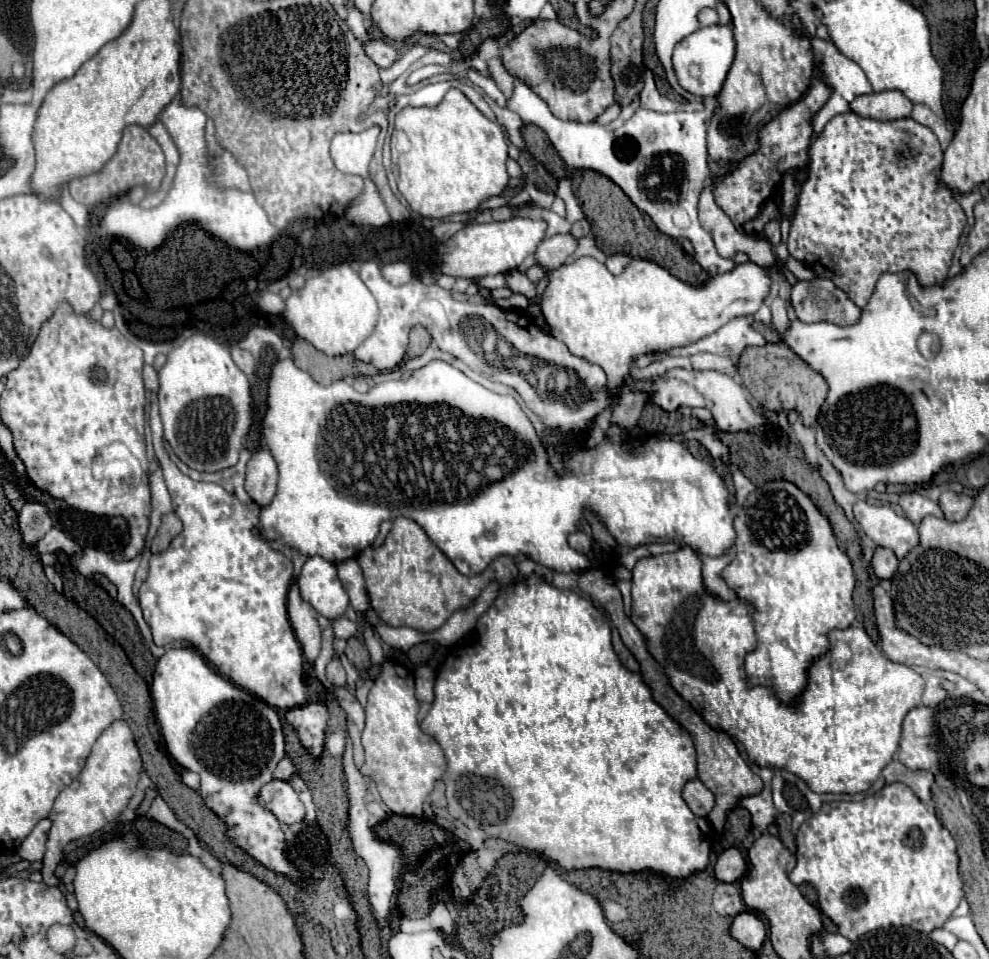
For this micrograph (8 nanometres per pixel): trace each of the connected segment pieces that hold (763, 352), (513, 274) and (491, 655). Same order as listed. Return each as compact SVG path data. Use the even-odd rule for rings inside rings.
M783 341L781 343L767 343L763 347L747 347L739 357L739 375L743 385L751 393L751 397L765 409L765 411L797 411L803 415L803 423L815 425L821 405L827 399L829 385L813 371L793 349L789 349Z
M513 269L505 275L507 279L507 287L513 291L513 293L523 293L529 297L529 301L535 299L535 285L527 279L527 275L519 269Z
M531 575L527 581L519 581L503 587L497 601L477 621L477 643L447 657L439 669L435 681L435 701L431 711L421 723L421 731L433 735L445 751L447 771L443 781L447 785L447 809L453 819L459 819L469 829L483 829L487 835L511 841L523 849L537 851L551 861L557 861L563 869L599 867L619 873L629 871L655 871L667 879L689 877L695 871L705 869L709 861L709 825L691 813L681 797L681 789L687 779L697 777L697 761L693 741L653 699L651 691L637 673L629 673L617 659L611 645L611 627L601 609L575 591L561 591L547 583L543 577Z

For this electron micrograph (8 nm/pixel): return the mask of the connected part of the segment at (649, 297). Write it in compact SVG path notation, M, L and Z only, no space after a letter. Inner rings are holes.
M581 257L573 263L549 271L549 285L543 293L543 317L551 327L551 335L563 341L573 355L583 357L593 365L599 365L607 376L609 391L617 393L623 377L629 373L637 357L695 343L715 333L719 327L735 317L757 313L769 295L769 287L771 277L767 273L767 267L761 267L753 261L735 265L735 269L713 277L705 285L693 287L679 281L667 269L647 259L631 259L621 275L613 275L597 259Z

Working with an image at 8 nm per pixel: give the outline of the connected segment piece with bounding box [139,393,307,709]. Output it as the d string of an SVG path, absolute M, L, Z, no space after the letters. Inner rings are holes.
M151 393L149 423L175 513L183 521L183 531L171 545L151 555L149 577L139 589L139 603L155 645L189 641L221 675L273 707L295 709L305 705L303 651L287 615L287 593L293 579L291 559L255 533L261 505L243 503L221 485L193 481L177 469L163 447L155 393Z

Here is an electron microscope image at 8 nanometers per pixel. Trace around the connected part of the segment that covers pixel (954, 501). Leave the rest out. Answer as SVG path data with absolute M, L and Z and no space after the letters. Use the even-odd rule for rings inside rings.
M945 491L941 493L939 497L939 507L945 515L947 521L955 523L955 521L963 521L969 513L973 505L973 499L967 497L967 495L961 495L961 493L953 493L953 491Z

